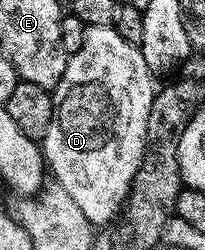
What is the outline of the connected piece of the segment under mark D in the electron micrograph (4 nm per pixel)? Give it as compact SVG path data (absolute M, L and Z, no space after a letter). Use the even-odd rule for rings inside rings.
M88 27L81 49L69 56L65 73L53 89L52 123L41 140L43 158L50 174L52 171L59 182L58 190L73 197L93 225L111 225L120 218L133 177L147 149L149 109L155 100L156 90L156 80L149 65L145 65L142 50L136 44L125 41L125 37L121 37L114 27Z

